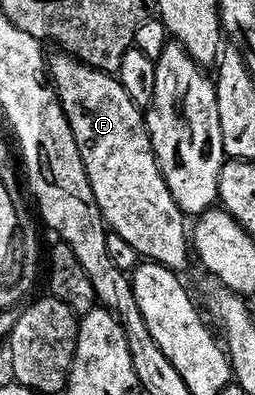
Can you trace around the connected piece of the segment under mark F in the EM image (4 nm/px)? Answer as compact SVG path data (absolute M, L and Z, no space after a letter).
M56 52L46 65L52 86L78 144L94 200L107 229L122 236L141 259L184 272L190 258L190 226L156 163L141 107L126 96L119 77L95 70L72 54Z

